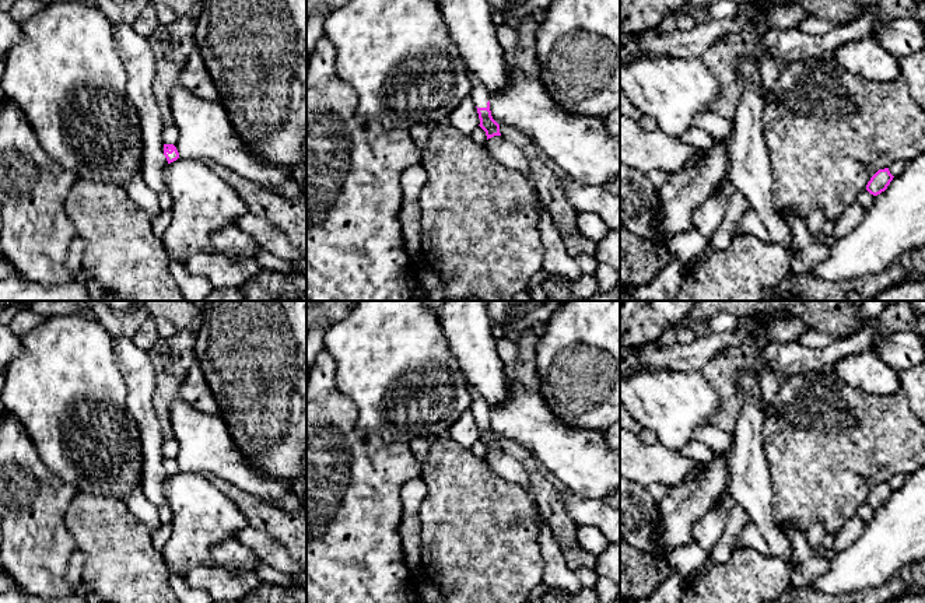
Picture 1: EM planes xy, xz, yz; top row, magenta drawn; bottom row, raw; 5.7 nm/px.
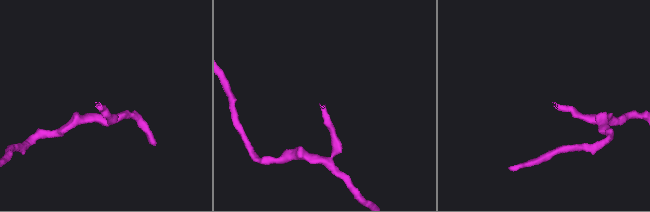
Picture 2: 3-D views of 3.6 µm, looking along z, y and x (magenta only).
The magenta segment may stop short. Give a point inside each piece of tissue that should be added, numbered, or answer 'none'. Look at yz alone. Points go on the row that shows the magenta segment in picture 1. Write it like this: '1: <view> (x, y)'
none

